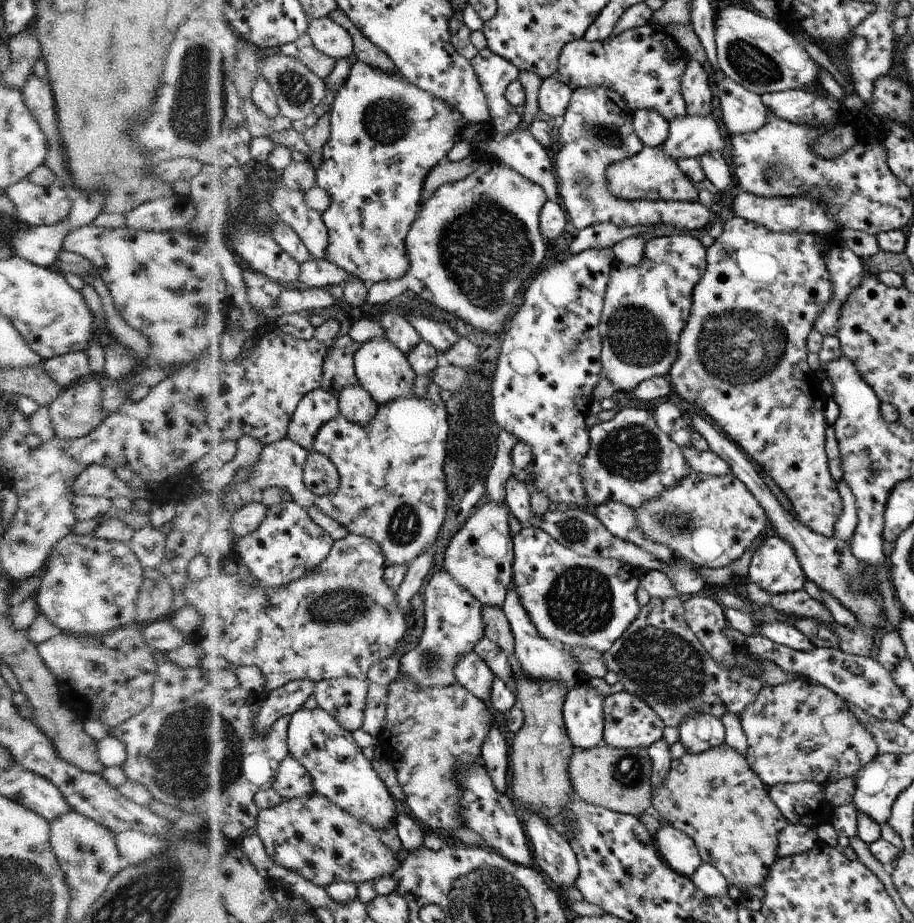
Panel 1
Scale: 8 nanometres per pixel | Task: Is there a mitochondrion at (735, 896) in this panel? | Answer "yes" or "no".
no

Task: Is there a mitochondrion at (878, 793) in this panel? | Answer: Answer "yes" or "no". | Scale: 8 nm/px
no

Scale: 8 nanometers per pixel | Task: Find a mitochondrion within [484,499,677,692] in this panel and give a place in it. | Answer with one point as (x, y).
(580, 599)

